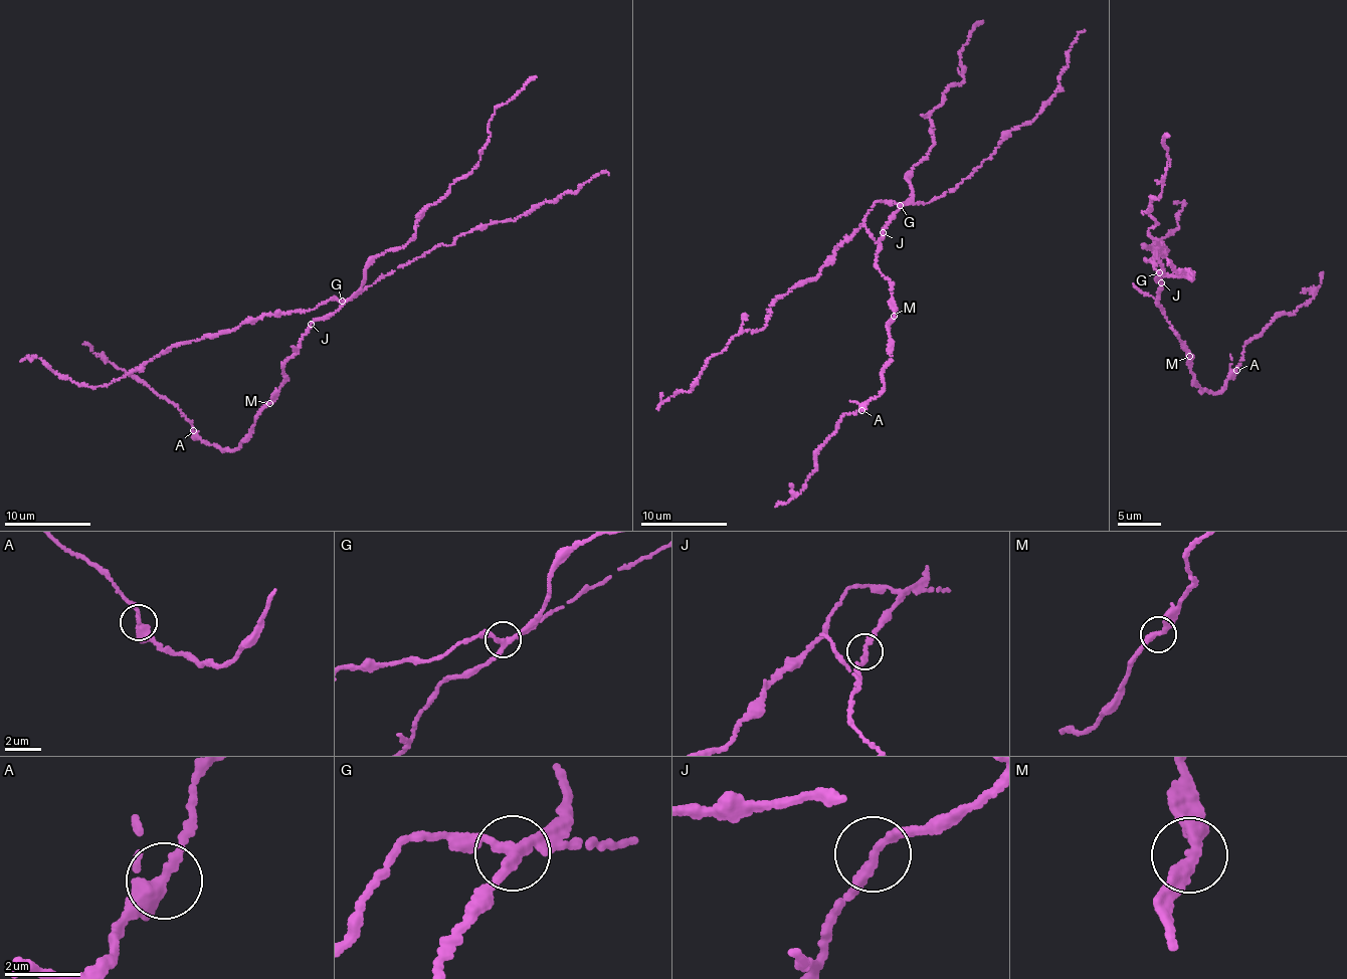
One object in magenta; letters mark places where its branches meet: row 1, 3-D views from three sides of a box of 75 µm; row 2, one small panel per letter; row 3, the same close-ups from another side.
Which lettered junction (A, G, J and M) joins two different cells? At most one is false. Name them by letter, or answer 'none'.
G

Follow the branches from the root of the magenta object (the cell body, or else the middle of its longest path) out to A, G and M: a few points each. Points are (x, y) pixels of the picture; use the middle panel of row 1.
A: (883, 232), (876, 261), (888, 279), (896, 305), (888, 329), (893, 350), (883, 375), (884, 390), (861, 410)
G: (883, 232), (900, 206)
M: (883, 232), (876, 261), (892, 289), (896, 310), (894, 316)

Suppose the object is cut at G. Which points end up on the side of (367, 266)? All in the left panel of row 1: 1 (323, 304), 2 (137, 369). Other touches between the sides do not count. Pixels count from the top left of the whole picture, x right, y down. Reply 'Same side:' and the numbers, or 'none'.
Same side: none

